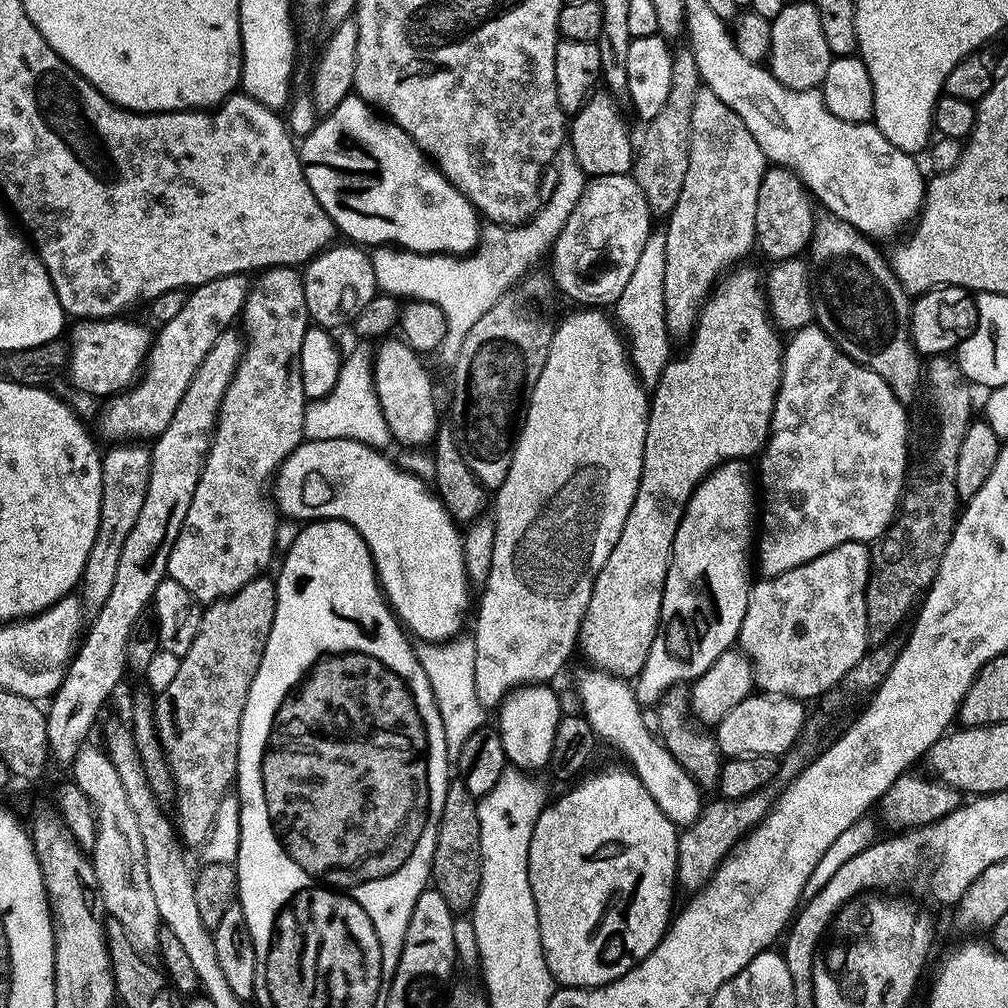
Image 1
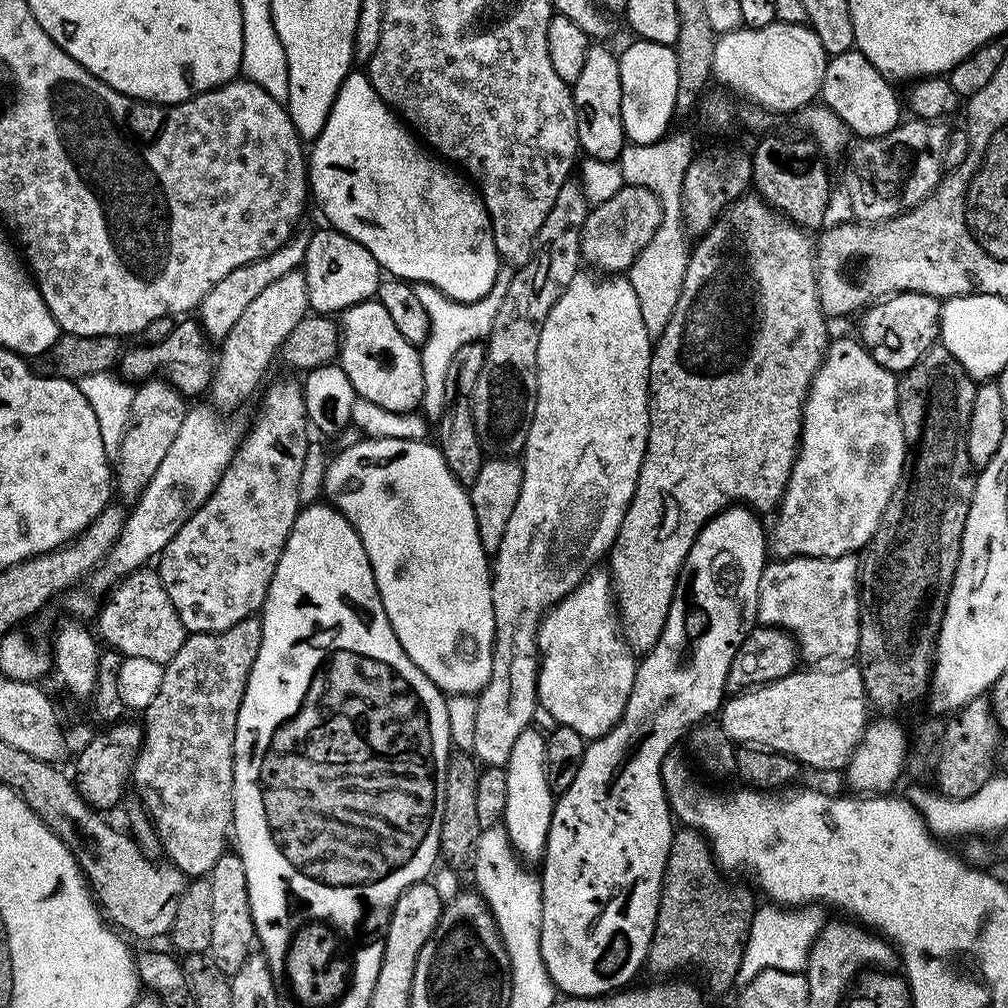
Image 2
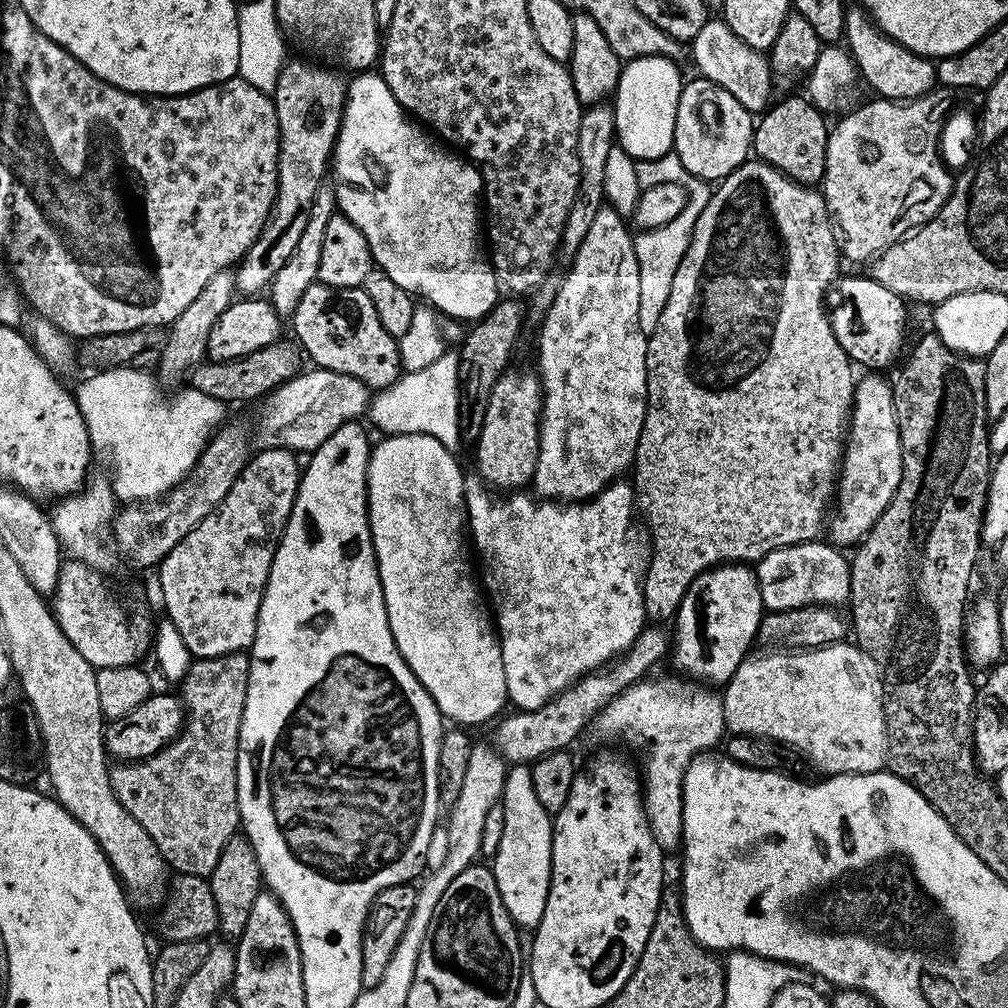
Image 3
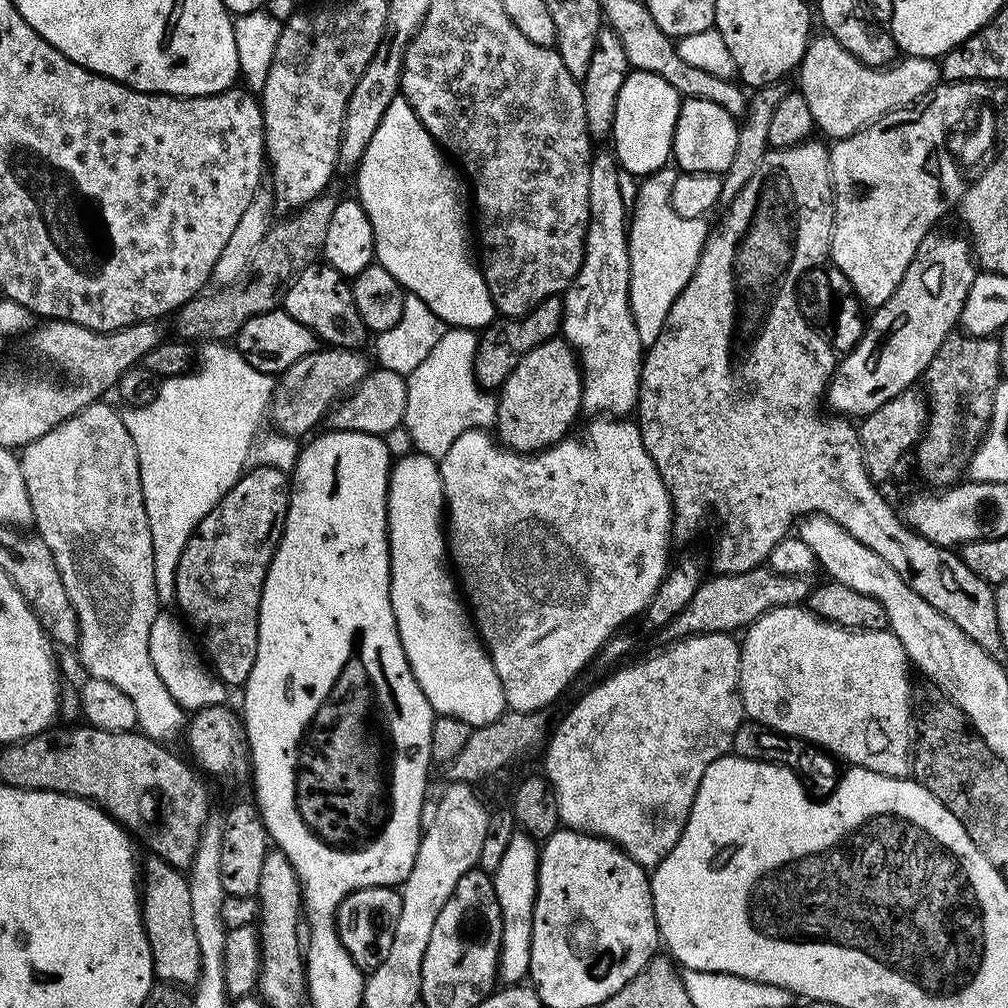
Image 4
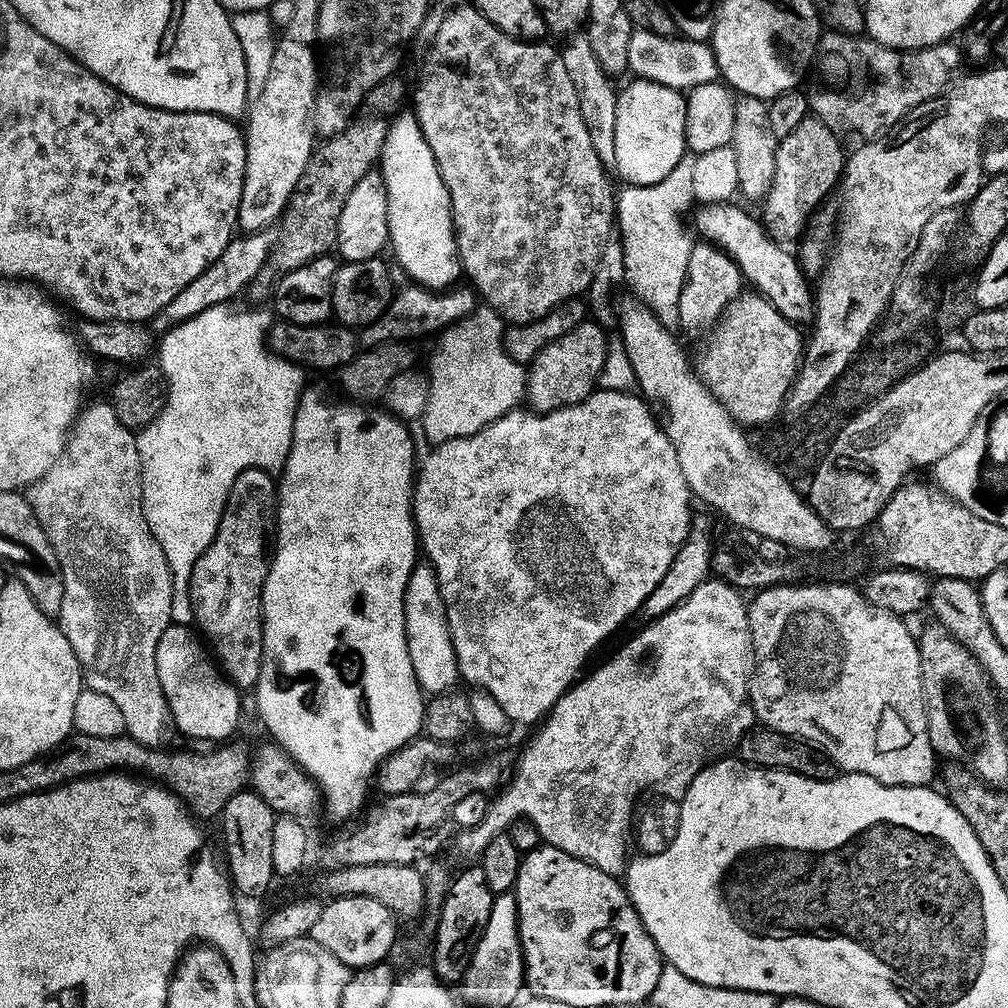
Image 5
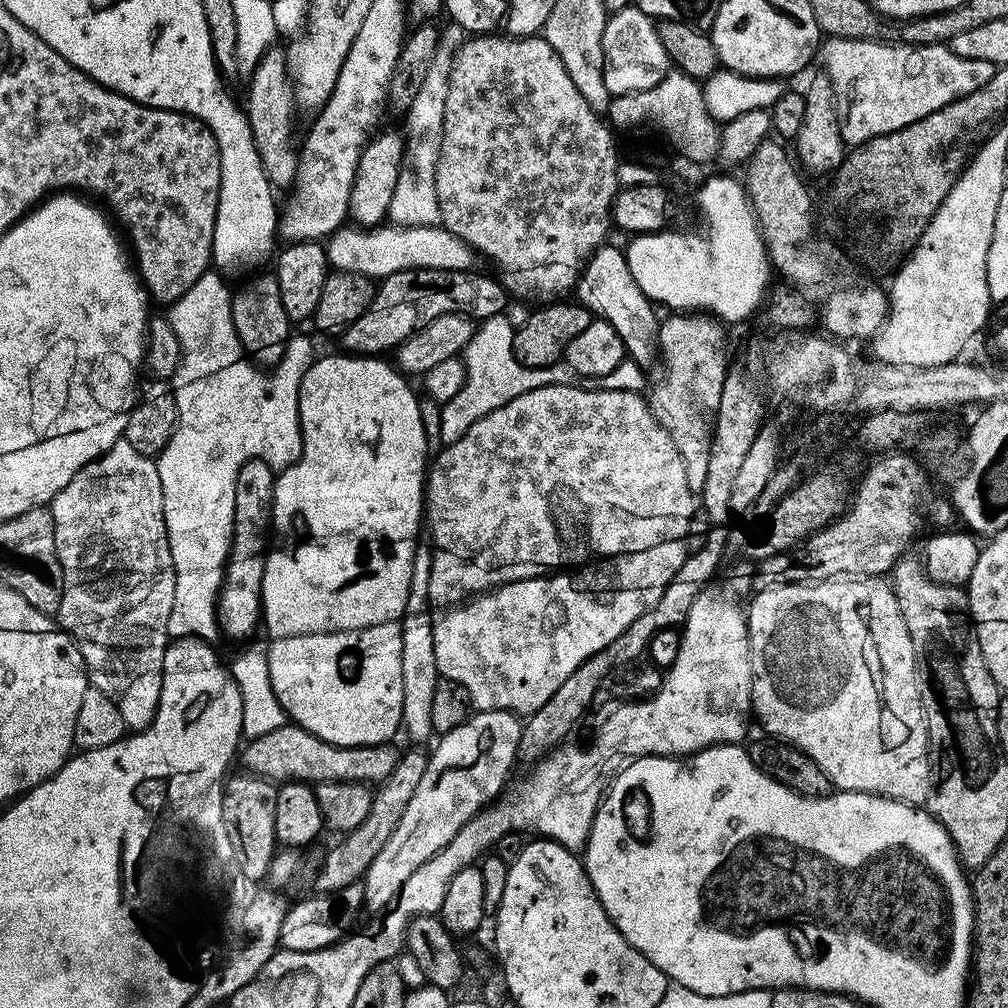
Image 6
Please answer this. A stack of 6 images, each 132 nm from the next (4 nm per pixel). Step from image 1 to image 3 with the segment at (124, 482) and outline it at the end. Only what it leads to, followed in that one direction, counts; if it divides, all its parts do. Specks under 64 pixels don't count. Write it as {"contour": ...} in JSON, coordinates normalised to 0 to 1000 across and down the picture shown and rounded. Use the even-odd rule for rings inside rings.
{"contour":[[[223,268],[212,272],[212,276],[208,276],[208,280],[200,284],[200,292],[196,292],[196,296],[192,296],[192,300],[188,300],[188,304],[185,304],[181,312],[177,312],[177,315],[167,325],[167,338],[159,346],[157,377],[160,382],[182,382],[190,363],[205,354],[208,327],[212,327],[212,319],[220,315],[220,311],[227,306],[234,293],[234,275],[229,269]]]}

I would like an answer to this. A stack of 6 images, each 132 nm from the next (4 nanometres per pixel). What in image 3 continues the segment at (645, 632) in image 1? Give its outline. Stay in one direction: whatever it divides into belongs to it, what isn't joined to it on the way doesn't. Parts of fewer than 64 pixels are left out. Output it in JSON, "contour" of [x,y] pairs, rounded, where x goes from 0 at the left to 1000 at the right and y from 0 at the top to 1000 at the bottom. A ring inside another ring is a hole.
{"contour":[[[743,157],[743,158],[741,158],[741,159],[739,159],[739,161],[738,161],[738,162],[737,162],[737,163],[734,163],[734,164],[732,164],[732,165],[731,165],[731,166],[730,166],[730,167],[729,167],[729,168],[728,168],[728,170],[727,170],[727,171],[726,171],[726,172],[724,172],[724,173],[723,173],[723,174],[722,174],[722,175],[721,175],[721,176],[719,176],[719,177],[718,177],[718,178],[716,178],[716,179],[714,179],[714,180],[713,180],[713,183],[712,183],[712,186],[714,186],[714,188],[712,188],[712,188],[711,188],[711,190],[710,190],[710,188],[709,188],[709,189],[707,189],[707,190],[706,190],[706,191],[705,191],[705,193],[703,193],[703,196],[702,196],[702,199],[701,199],[701,200],[700,200],[700,204],[699,204],[699,205],[698,205],[698,207],[697,207],[697,208],[696,208],[696,212],[692,212],[692,220],[688,220],[688,228],[688,228],[688,229],[687,229],[687,235],[686,235],[686,236],[685,236],[685,244],[684,244],[684,245],[683,245],[683,247],[682,247],[682,248],[681,248],[681,252],[677,252],[677,260],[673,260],[673,269],[671,269],[671,270],[670,270],[670,272],[669,272],[669,284],[665,284],[665,296],[664,296],[664,297],[663,297],[663,299],[661,299],[661,308],[657,308],[657,315],[653,315],[653,323],[649,323],[649,327],[648,327],[648,328],[647,328],[647,329],[645,329],[645,330],[642,330],[642,334],[643,334],[643,346],[642,346],[642,347],[641,347],[641,375],[642,375],[642,376],[643,376],[643,402],[642,402],[642,403],[641,403],[641,415],[640,415],[640,416],[639,416],[639,418],[638,418],[638,419],[637,419],[637,431],[636,431],[636,432],[635,432],[635,434],[634,434],[634,435],[633,435],[633,446],[632,446],[632,447],[631,447],[631,454],[630,454],[630,457],[629,457],[629,469],[630,469],[630,468],[631,468],[631,476],[630,476],[630,475],[629,475],[629,504],[630,504],[630,507],[631,507],[631,508],[632,508],[632,509],[633,509],[633,512],[634,512],[634,515],[635,515],[635,512],[636,512],[636,514],[637,514],[637,515],[639,515],[639,520],[640,520],[640,522],[641,522],[641,523],[643,523],[643,532],[644,532],[644,534],[645,534],[645,535],[647,535],[647,553],[645,553],[645,554],[644,554],[644,556],[643,556],[643,567],[642,567],[642,563],[641,563],[641,566],[640,566],[640,567],[639,567],[639,568],[638,568],[638,571],[637,571],[637,578],[638,578],[638,581],[639,581],[639,609],[640,609],[640,612],[642,612],[642,614],[643,614],[643,615],[644,615],[644,616],[647,616],[647,617],[659,617],[659,616],[655,616],[655,615],[663,615],[663,616],[666,616],[666,615],[667,615],[667,614],[668,614],[668,612],[670,612],[670,610],[671,610],[671,606],[672,606],[672,605],[674,605],[674,604],[675,604],[675,598],[676,598],[676,597],[677,597],[677,593],[678,593],[678,592],[679,592],[679,590],[680,590],[680,589],[681,589],[681,585],[682,585],[682,584],[683,584],[683,582],[684,582],[684,581],[685,581],[685,577],[688,577],[688,573],[692,573],[692,569],[696,569],[696,568],[697,568],[697,567],[698,567],[698,566],[699,566],[699,565],[701,565],[701,564],[702,564],[702,563],[708,563],[708,563],[710,563],[710,561],[712,561],[712,560],[741,560],[741,561],[743,561],[743,562],[746,562],[746,561],[749,561],[749,560],[750,560],[750,559],[751,559],[751,558],[752,558],[752,557],[754,557],[754,556],[755,556],[755,555],[756,555],[756,554],[760,554],[760,550],[764,550],[764,549],[765,549],[765,548],[767,548],[767,547],[768,547],[768,546],[772,546],[772,545],[773,545],[773,544],[779,544],[779,543],[780,543],[780,542],[788,542],[788,541],[789,541],[789,540],[796,540],[796,539],[798,539],[798,537],[800,537],[800,536],[808,536],[808,535],[811,535],[811,533],[813,533],[813,532],[813,532],[813,531],[814,531],[814,530],[813,530],[813,529],[813,529],[813,528],[813,528],[813,527],[815,527],[815,526],[816,526],[816,524],[817,524],[817,527],[818,527],[818,524],[819,524],[819,512],[818,512],[818,516],[817,516],[817,503],[819,503],[819,502],[820,502],[820,500],[821,500],[821,503],[822,503],[822,500],[823,500],[823,493],[824,493],[824,492],[825,492],[825,491],[826,491],[826,488],[827,488],[827,481],[828,481],[828,480],[829,480],[829,479],[830,479],[830,476],[831,476],[831,465],[832,465],[832,462],[833,462],[833,457],[834,457],[834,455],[835,455],[835,453],[836,453],[836,450],[837,450],[837,442],[838,442],[838,439],[839,439],[839,430],[840,430],[840,427],[841,427],[841,423],[842,423],[842,420],[843,420],[843,410],[844,410],[844,407],[845,407],[845,390],[846,390],[846,388],[847,388],[847,372],[846,372],[846,373],[845,373],[845,368],[847,368],[847,362],[846,362],[846,360],[845,360],[845,358],[844,358],[844,357],[842,357],[842,355],[841,355],[841,353],[840,353],[840,351],[839,351],[839,350],[838,350],[838,349],[837,349],[837,348],[836,348],[836,347],[835,347],[835,343],[831,343],[831,335],[827,335],[827,327],[826,327],[826,326],[825,326],[825,317],[824,317],[824,316],[823,316],[823,310],[822,310],[822,307],[821,307],[821,310],[820,310],[820,308],[819,308],[819,307],[817,307],[817,293],[819,293],[819,292],[820,292],[820,290],[821,290],[821,285],[823,285],[823,284],[824,284],[824,282],[825,282],[825,277],[827,277],[827,278],[826,278],[826,282],[827,282],[827,279],[828,279],[828,278],[829,278],[829,277],[830,277],[830,274],[829,274],[829,269],[831,269],[831,268],[832,268],[832,266],[833,266],[833,262],[834,262],[834,263],[835,263],[835,251],[834,251],[834,249],[833,249],[833,247],[832,247],[832,245],[831,245],[831,234],[830,234],[830,231],[829,231],[829,230],[828,230],[828,229],[827,229],[827,222],[826,222],[826,219],[825,219],[825,218],[824,218],[824,217],[823,217],[823,211],[822,211],[822,209],[821,209],[821,205],[820,205],[820,204],[819,204],[819,200],[818,200],[818,199],[817,199],[817,195],[816,195],[816,193],[814,193],[814,191],[813,191],[813,190],[813,190],[813,189],[811,189],[811,188],[810,188],[810,187],[809,187],[809,186],[806,186],[806,185],[799,185],[799,184],[796,184],[796,183],[792,183],[792,182],[790,182],[790,180],[788,180],[788,179],[786,179],[786,178],[785,178],[785,177],[783,177],[783,175],[779,175],[779,174],[778,174],[778,172],[777,172],[777,171],[774,171],[774,170],[773,170],[773,169],[771,169],[771,168],[770,168],[770,167],[769,167],[769,165],[768,165],[768,164],[766,164],[766,163],[760,163],[760,162],[758,162],[758,160],[756,160],[756,159],[751,159],[751,158],[749,158],[749,157]]]}

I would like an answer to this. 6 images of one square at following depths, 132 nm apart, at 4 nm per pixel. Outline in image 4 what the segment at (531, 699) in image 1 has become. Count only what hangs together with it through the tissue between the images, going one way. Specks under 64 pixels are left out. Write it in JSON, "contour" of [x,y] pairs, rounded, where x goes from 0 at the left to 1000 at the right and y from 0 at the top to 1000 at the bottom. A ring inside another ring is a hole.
{"contour":[[[513,827],[506,831],[498,855],[490,867],[492,890],[496,906],[500,912],[498,935],[496,936],[495,971],[501,977],[515,977],[524,968],[526,958],[526,935],[528,934],[528,908],[532,894],[532,854],[534,837],[523,827]]]}

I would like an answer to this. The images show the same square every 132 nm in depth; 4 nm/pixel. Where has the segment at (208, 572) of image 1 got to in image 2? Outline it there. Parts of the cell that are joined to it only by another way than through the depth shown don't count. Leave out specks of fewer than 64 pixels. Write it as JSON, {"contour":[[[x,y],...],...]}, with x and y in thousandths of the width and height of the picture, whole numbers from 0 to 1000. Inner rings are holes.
{"contour":[[[297,380],[274,381],[262,395],[262,402],[254,418],[243,428],[226,465],[218,471],[214,484],[198,505],[169,534],[157,553],[159,575],[177,613],[181,613],[184,628],[220,627],[228,625],[246,611],[254,611],[266,592],[268,577],[280,546],[288,534],[288,526],[297,510],[298,475],[302,472],[302,459],[306,456],[306,429],[308,418],[302,401],[302,387]]]}

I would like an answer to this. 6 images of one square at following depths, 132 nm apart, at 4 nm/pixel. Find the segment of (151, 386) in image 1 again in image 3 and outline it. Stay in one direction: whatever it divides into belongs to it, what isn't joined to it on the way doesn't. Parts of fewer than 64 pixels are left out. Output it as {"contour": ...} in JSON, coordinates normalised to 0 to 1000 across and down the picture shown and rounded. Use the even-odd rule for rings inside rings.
{"contour":[[[287,59],[283,63],[279,71],[276,73],[275,85],[273,91],[269,94],[272,101],[272,109],[276,117],[276,129],[278,130],[278,152],[276,153],[276,185],[274,186],[274,198],[270,201],[270,213],[266,219],[262,221],[261,228],[256,232],[256,236],[250,241],[250,245],[242,251],[242,257],[237,259],[236,265],[233,267],[234,288],[239,295],[254,296],[259,293],[258,290],[269,283],[270,277],[276,272],[276,268],[280,268],[280,264],[284,264],[284,256],[288,256],[288,252],[292,252],[296,240],[300,236],[300,228],[304,228],[304,220],[308,217],[308,208],[312,204],[312,192],[315,192],[315,185],[322,182],[323,172],[327,167],[329,157],[329,148],[333,146],[333,134],[337,132],[337,117],[341,113],[341,100],[343,98],[343,79],[342,76],[337,76],[329,67],[320,67],[317,63],[305,63],[305,59],[300,60]]]}

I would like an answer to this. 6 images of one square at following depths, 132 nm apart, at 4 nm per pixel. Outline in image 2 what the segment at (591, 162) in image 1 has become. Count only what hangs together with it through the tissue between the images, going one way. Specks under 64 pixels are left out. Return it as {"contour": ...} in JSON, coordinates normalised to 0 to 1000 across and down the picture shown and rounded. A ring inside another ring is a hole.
{"contour":[[[588,43],[581,50],[581,62],[577,73],[567,82],[567,96],[573,125],[574,150],[580,156],[588,155],[594,159],[614,160],[615,150],[619,148],[621,136],[617,125],[617,73],[614,55],[599,48],[598,43]]]}

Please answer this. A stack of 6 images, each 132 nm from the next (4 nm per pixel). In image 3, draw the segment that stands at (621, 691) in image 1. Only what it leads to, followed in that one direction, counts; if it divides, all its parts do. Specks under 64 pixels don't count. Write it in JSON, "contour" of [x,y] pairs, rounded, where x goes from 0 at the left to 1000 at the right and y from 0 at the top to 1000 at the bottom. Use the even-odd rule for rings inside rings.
{"contour":[[[464,470],[460,474],[460,502],[462,505],[462,524],[466,529],[466,540],[472,543],[476,551],[478,567],[478,583],[486,596],[490,608],[490,618],[496,632],[498,645],[498,665],[502,665],[502,685],[504,693],[513,703],[530,705],[538,701],[544,694],[550,693],[561,683],[565,682],[575,672],[598,664],[604,657],[611,655],[630,637],[641,622],[639,609],[639,581],[636,564],[631,564],[631,556],[627,553],[627,540],[623,531],[627,528],[627,512],[629,516],[629,484],[626,479],[608,478],[599,484],[592,492],[578,498],[553,498],[550,496],[533,495],[531,491],[520,486],[512,486],[507,490],[497,491],[497,496],[491,496],[475,471]]]}

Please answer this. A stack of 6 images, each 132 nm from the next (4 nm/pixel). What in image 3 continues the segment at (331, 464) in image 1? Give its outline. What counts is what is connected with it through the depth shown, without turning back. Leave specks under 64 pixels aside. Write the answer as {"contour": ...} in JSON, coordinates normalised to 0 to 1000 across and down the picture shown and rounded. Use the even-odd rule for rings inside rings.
{"contour":[[[422,430],[384,432],[377,441],[368,445],[365,453],[365,517],[367,518],[367,530],[369,531],[375,569],[381,586],[383,609],[387,617],[387,625],[391,629],[391,637],[395,641],[399,653],[415,673],[415,677],[419,677],[419,681],[427,688],[427,692],[431,692],[438,711],[443,712],[445,715],[448,713],[448,716],[456,720],[465,720],[464,718],[480,718],[483,714],[488,713],[491,715],[501,705],[501,703],[499,704],[500,698],[503,699],[505,693],[502,685],[502,665],[498,665],[498,645],[490,611],[482,598],[481,588],[474,578],[473,568],[472,571],[468,568],[468,563],[464,561],[463,554],[460,553],[460,540],[462,544],[460,474],[462,468],[461,465],[456,465],[455,458],[448,452],[451,452],[449,445],[438,442],[438,438],[435,438],[434,435],[427,435]]]}

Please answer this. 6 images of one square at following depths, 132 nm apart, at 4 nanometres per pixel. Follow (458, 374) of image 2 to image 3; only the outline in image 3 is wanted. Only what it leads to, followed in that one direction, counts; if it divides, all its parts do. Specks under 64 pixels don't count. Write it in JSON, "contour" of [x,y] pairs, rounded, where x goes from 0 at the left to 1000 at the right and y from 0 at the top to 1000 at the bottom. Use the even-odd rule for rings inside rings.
{"contour":[[[504,296],[508,298],[497,297],[493,299],[491,305],[487,307],[477,316],[473,318],[467,325],[469,325],[465,331],[461,332],[459,339],[457,340],[458,347],[455,346],[454,352],[456,358],[456,405],[455,405],[455,417],[456,417],[456,432],[457,436],[462,438],[470,438],[477,433],[479,416],[482,415],[483,400],[486,399],[486,387],[490,385],[490,380],[494,375],[505,366],[505,361],[514,335],[516,333],[516,327],[518,325],[518,306],[510,298],[510,296]]]}

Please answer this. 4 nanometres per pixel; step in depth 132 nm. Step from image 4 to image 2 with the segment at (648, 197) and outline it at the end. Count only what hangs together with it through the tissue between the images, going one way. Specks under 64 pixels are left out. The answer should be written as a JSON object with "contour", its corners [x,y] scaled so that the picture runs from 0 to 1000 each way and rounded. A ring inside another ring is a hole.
{"contour":[[[670,131],[644,143],[620,142],[613,160],[620,184],[632,183],[644,187],[657,204],[657,216],[653,220],[653,228],[649,228],[649,236],[641,240],[621,271],[625,284],[629,284],[629,292],[633,292],[637,320],[648,335],[661,327],[661,319],[665,319],[665,312],[669,312],[669,304],[673,304],[673,292],[677,292],[677,280],[685,253],[685,231],[679,224],[677,187],[688,148],[681,132]]]}

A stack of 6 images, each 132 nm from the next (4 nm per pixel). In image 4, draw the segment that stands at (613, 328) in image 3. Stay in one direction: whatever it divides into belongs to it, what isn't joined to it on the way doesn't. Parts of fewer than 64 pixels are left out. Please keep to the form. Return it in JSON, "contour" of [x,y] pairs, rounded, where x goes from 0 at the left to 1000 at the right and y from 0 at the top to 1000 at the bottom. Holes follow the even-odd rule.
{"contour":[[[592,150],[585,165],[585,216],[583,231],[579,237],[579,259],[569,276],[569,280],[559,291],[560,317],[559,336],[567,343],[573,354],[575,368],[579,375],[577,402],[583,411],[606,411],[619,415],[630,406],[635,390],[635,362],[637,360],[637,342],[623,299],[625,288],[625,252],[623,251],[623,219],[625,207],[617,200],[617,188],[613,185],[613,173],[616,168],[608,152]]]}

